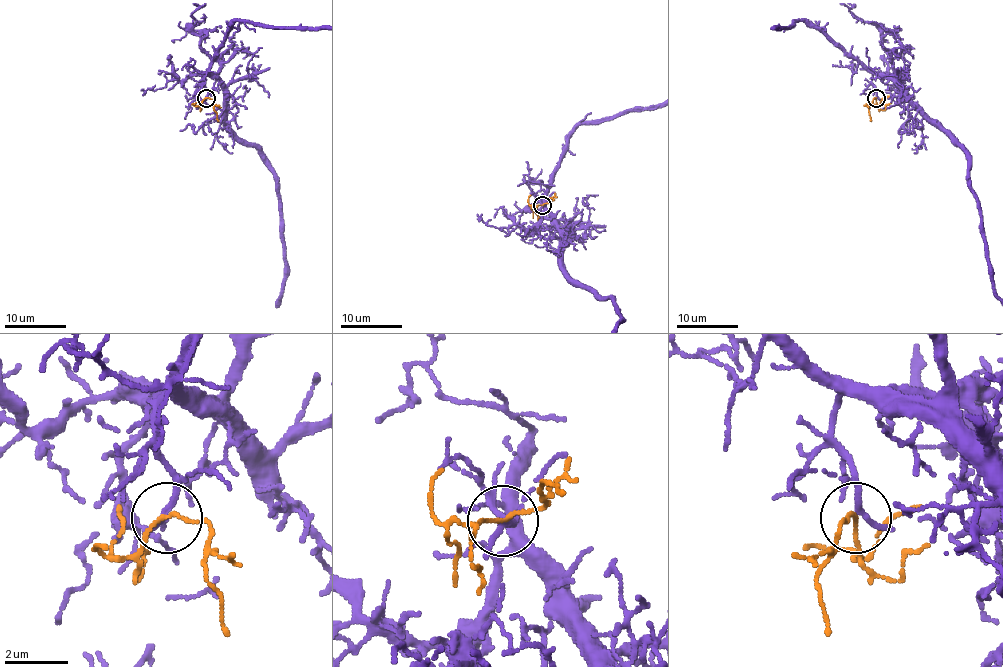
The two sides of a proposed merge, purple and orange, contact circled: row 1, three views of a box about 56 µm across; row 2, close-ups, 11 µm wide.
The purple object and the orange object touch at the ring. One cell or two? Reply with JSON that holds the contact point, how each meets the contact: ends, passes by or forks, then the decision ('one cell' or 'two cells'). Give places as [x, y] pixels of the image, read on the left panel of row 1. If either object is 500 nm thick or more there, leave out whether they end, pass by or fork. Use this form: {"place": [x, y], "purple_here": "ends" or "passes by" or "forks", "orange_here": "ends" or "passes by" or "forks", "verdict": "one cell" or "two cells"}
{"place": [206, 98], "purple_here": "passes by", "orange_here": "passes by", "verdict": "one cell"}

